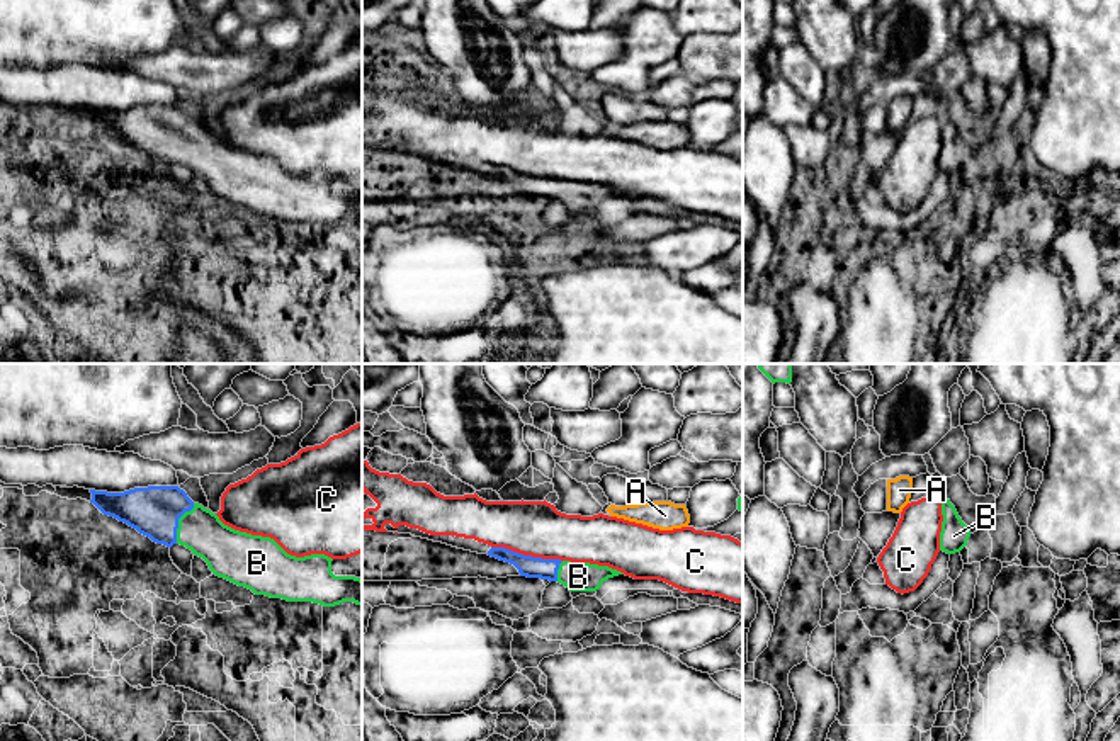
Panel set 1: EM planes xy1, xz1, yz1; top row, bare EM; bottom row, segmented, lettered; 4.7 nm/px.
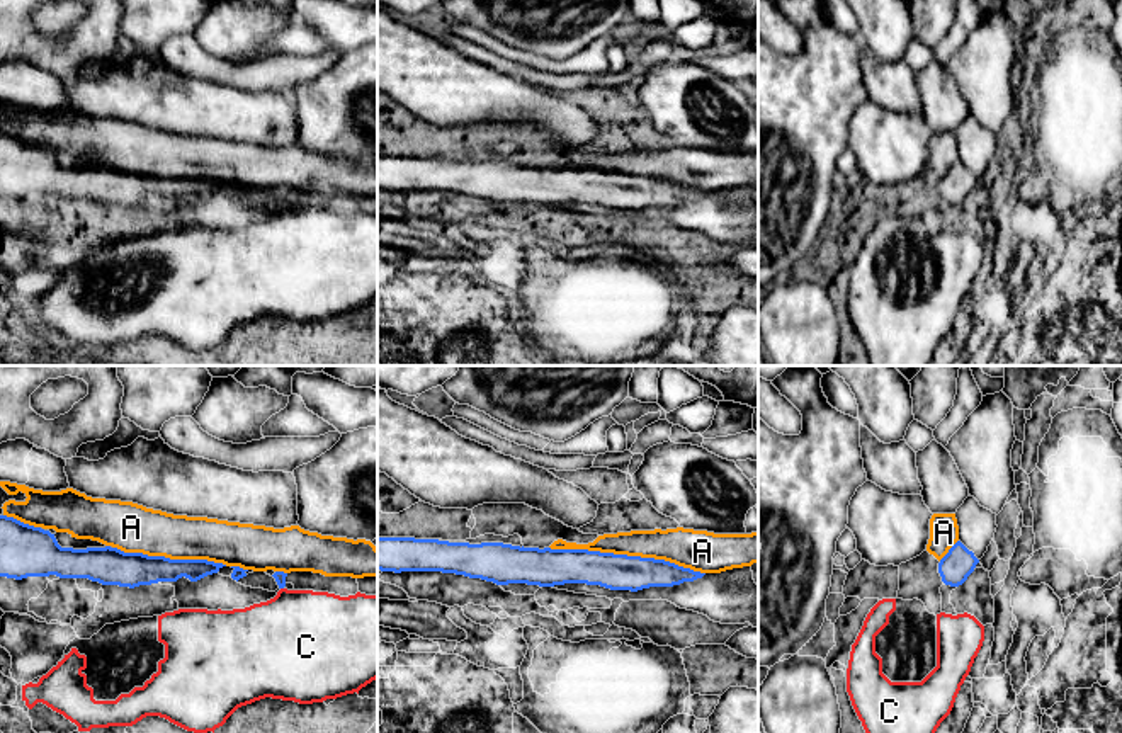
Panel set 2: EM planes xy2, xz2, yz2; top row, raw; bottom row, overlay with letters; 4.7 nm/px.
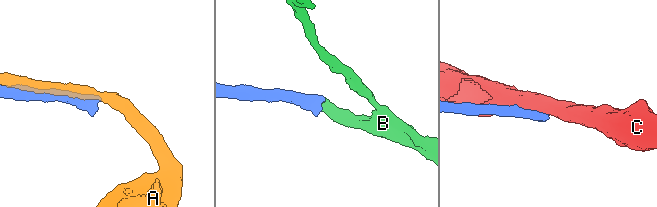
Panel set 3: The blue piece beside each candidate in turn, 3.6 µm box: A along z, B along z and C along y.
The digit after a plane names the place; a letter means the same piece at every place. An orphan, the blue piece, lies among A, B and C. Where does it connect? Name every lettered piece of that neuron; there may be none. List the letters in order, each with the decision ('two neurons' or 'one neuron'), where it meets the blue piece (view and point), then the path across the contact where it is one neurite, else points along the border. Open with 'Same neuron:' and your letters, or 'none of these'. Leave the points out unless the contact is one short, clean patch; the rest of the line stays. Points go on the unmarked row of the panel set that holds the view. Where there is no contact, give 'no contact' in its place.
Same neuron: B
A: two neurons; meets blue in xz2 at (626, 174)
B: one neuron; meets blue in xy1 at (177, 141); runs through xy1 (155, 130), (177, 141), (191, 143), (201, 150)
C: two neurons; meets blue in xz1 at (527, 175); border along xz1 (492, 165), (532, 175), (558, 177), (561, 181)

